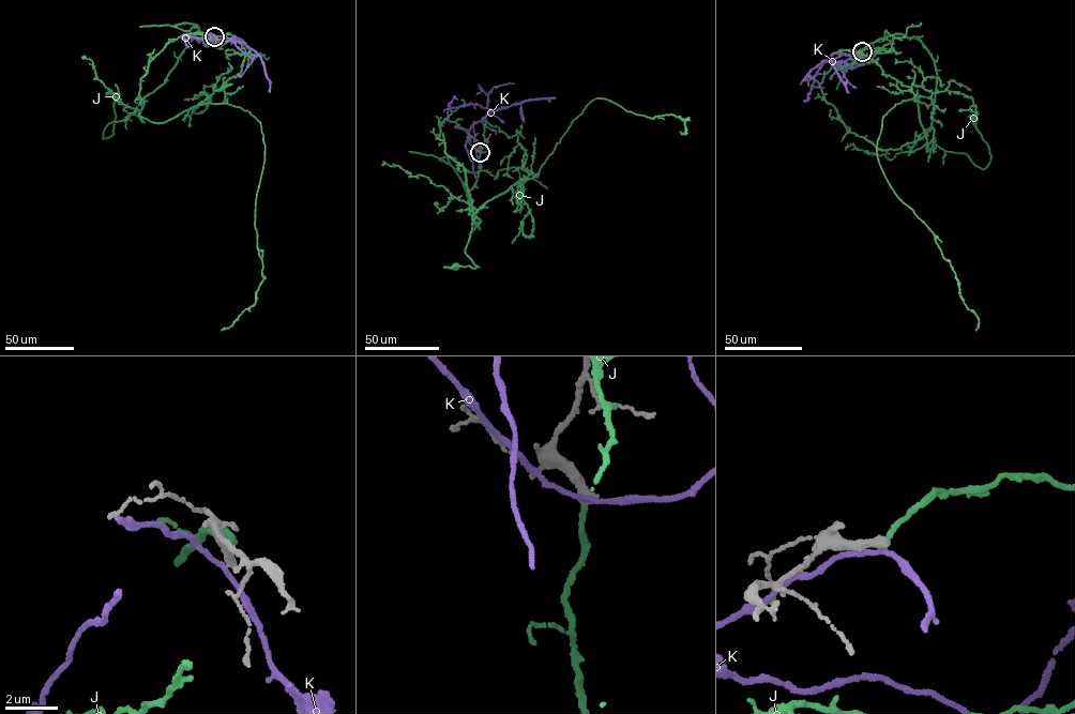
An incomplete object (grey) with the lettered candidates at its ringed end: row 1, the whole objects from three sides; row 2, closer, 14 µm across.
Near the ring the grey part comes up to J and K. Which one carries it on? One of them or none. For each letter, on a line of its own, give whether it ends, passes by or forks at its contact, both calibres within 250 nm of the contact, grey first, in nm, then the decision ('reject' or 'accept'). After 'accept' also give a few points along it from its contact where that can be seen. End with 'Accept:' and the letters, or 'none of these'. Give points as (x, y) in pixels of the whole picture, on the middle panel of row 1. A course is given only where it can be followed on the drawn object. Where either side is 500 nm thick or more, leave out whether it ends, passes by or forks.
J: it ends there; 400 nm thick on the grey side, 180 nm on the other; accept; it runs (480, 152), (468, 195), (475, 226), (480, 221), (471, 215), (477, 212), (465, 252), (479, 267), (455, 266)
K: it passes by; 400 nm thick on the grey side, 170 nm on the other; reject
Accept: J

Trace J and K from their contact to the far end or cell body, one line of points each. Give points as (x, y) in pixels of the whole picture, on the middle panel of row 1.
J: (480, 152), (468, 195), (475, 226), (480, 221), (471, 215), (477, 212), (465, 252), (479, 267), (455, 266)
K: (480, 152), (467, 139), (474, 123), (490, 111), (531, 99), (555, 97)

